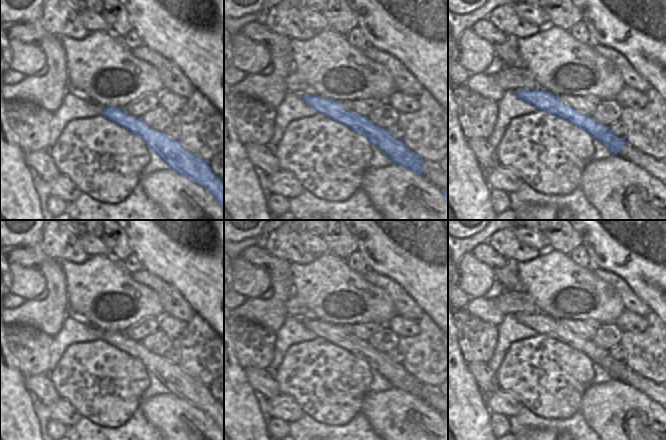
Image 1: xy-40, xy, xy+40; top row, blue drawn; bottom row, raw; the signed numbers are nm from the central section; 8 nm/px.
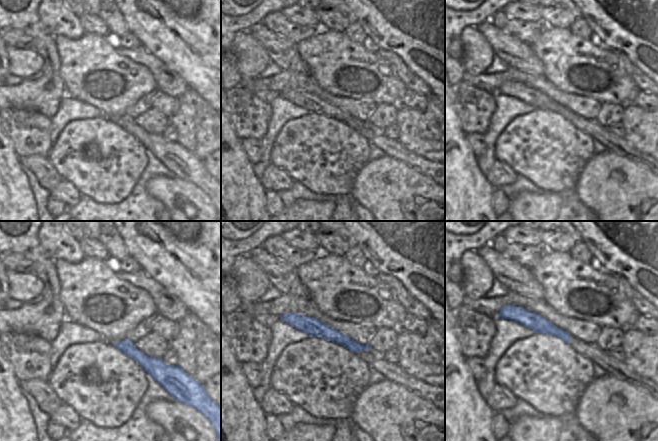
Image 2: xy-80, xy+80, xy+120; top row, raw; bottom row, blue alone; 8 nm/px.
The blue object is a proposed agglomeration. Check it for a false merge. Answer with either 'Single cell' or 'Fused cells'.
Single cell.

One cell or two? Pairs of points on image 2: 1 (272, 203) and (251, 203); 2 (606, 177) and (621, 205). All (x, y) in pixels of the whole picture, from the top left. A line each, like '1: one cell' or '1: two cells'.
1: two cells
2: one cell

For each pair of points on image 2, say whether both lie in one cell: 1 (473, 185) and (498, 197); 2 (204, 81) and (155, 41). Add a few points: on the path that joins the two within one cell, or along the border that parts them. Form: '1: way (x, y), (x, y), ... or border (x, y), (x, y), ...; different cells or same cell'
1: border (494, 189), (492, 192), (492, 210); different cells
2: way (192, 69), (167, 44); same cell

